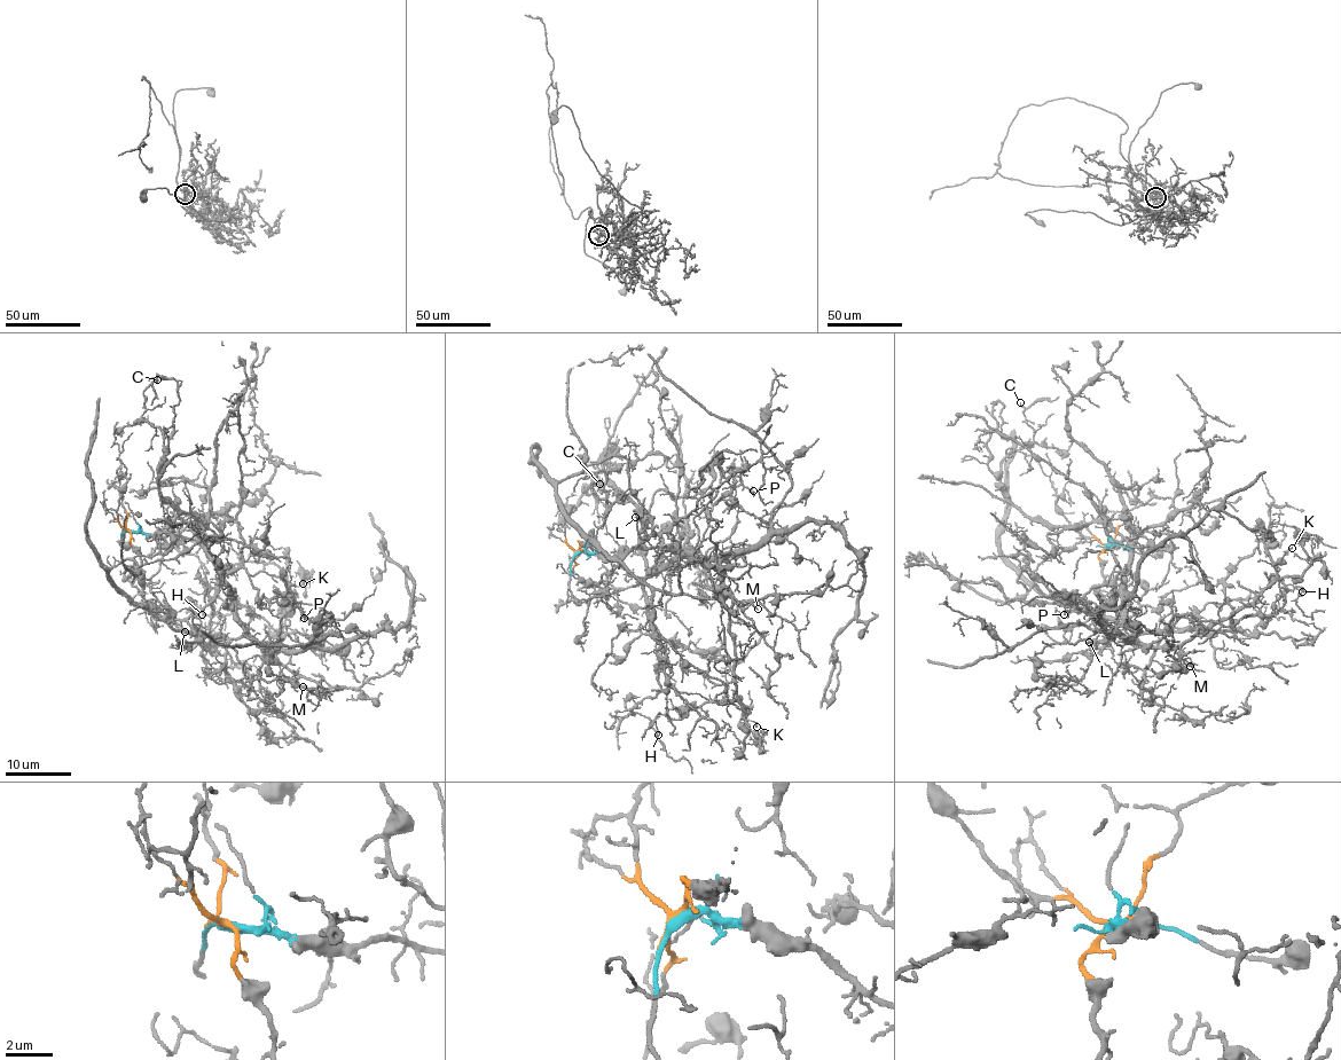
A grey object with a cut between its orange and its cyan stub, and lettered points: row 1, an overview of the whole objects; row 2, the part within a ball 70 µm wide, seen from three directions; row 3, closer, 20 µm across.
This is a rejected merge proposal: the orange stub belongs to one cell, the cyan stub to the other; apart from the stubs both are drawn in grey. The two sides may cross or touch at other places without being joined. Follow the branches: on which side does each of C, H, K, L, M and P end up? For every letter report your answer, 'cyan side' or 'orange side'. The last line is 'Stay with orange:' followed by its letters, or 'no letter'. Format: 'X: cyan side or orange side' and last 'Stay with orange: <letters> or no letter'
C: cyan side
H: orange side
K: cyan side
L: orange side
M: cyan side
P: cyan side
Stay with orange: H, L

